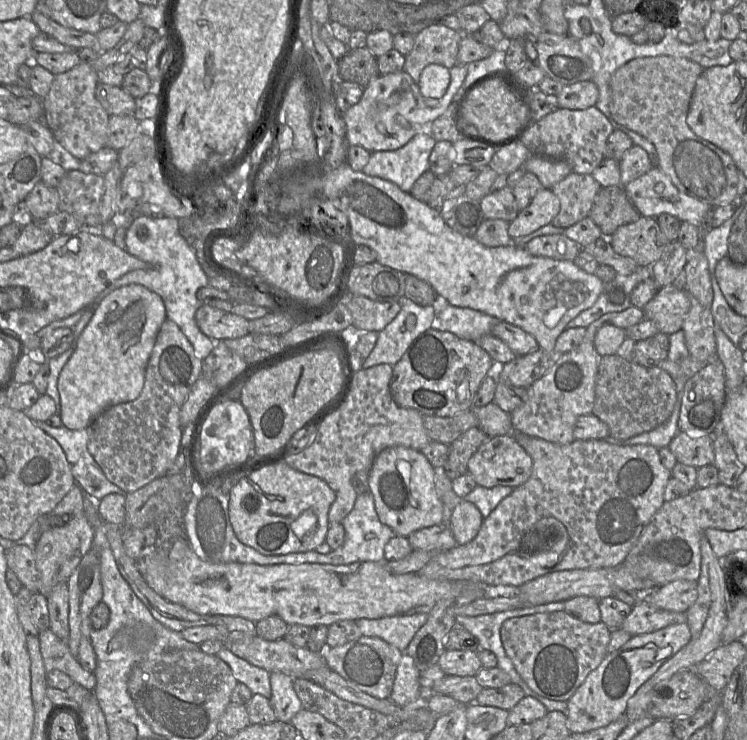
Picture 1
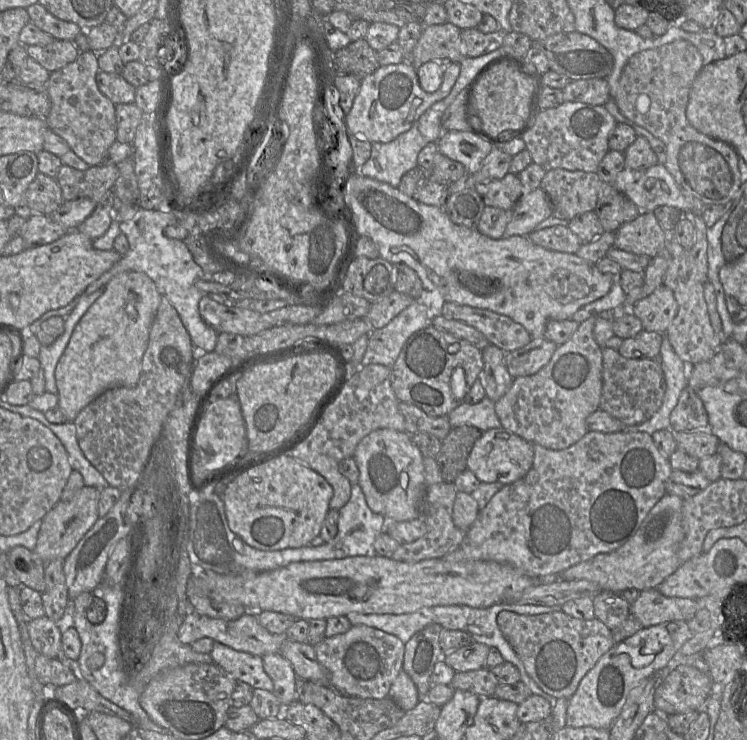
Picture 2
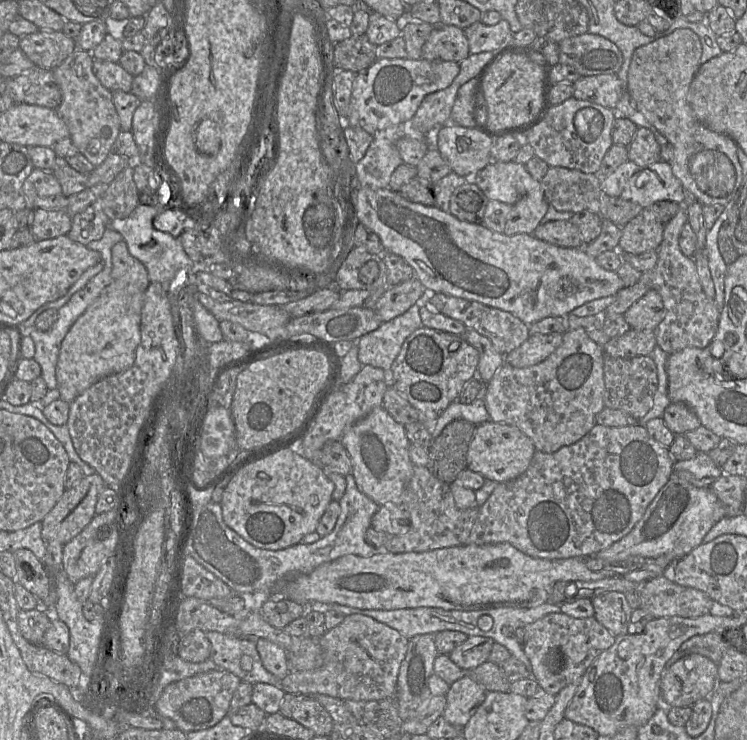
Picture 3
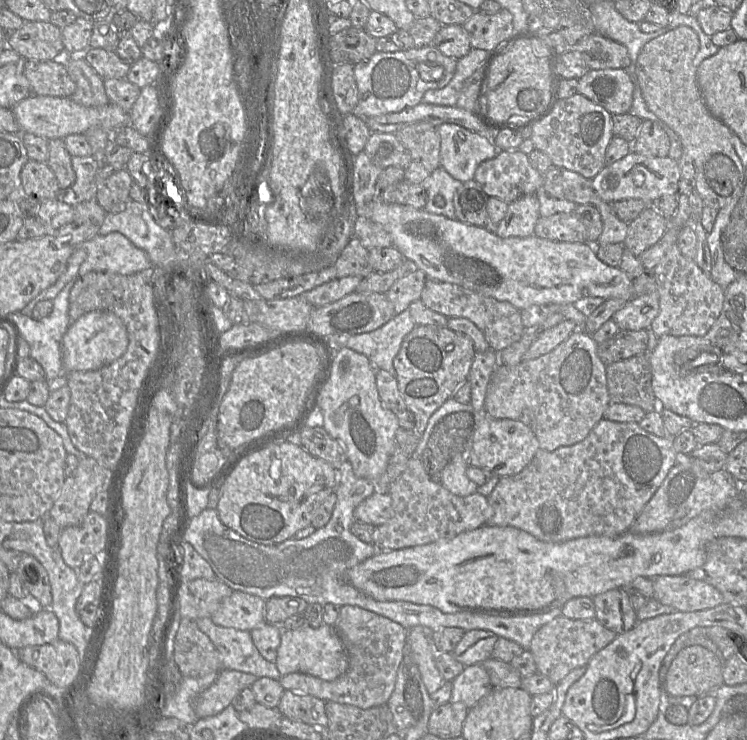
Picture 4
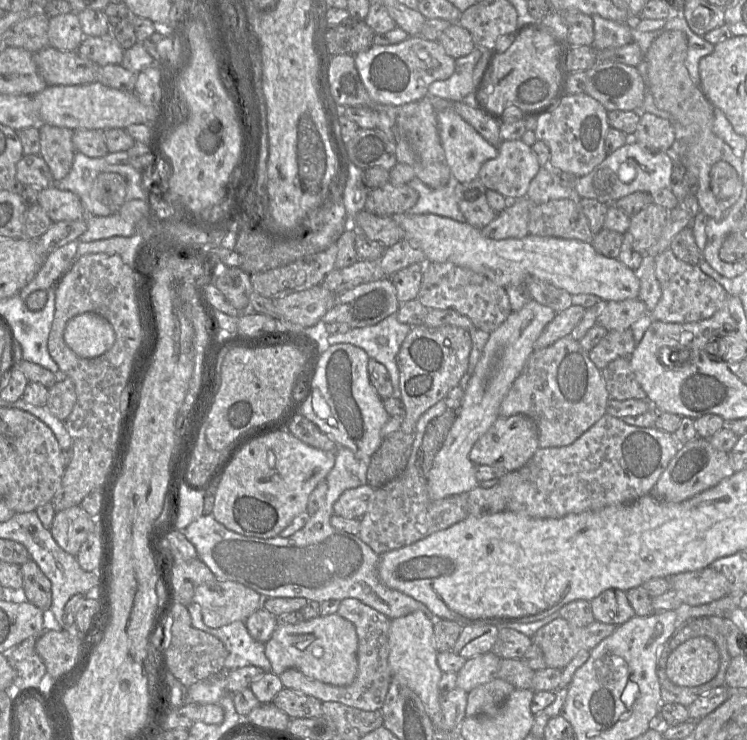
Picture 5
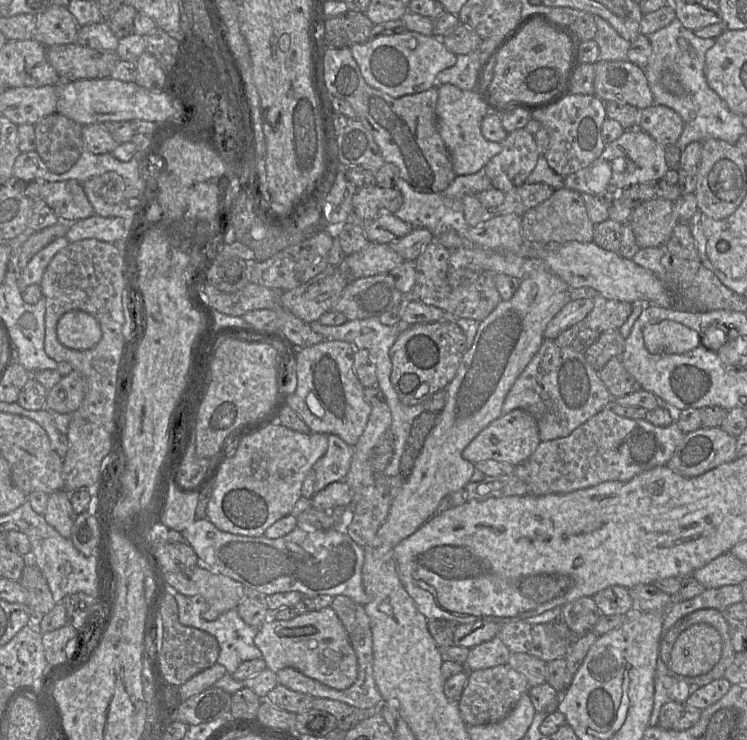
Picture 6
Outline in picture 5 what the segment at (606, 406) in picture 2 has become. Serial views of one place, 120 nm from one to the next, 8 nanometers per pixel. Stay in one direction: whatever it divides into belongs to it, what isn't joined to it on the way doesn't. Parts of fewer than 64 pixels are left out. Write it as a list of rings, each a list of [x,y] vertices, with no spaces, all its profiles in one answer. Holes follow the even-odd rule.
[[[629,357],[611,361],[601,370],[610,398],[616,400],[647,399],[630,365]]]

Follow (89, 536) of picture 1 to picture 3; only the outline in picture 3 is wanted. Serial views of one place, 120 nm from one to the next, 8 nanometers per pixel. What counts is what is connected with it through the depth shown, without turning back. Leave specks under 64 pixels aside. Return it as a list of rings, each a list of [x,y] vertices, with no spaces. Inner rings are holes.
[[[96,472],[83,476],[69,489],[42,520],[42,539],[45,543],[59,541],[65,545],[77,536],[96,515],[98,495],[106,486]]]

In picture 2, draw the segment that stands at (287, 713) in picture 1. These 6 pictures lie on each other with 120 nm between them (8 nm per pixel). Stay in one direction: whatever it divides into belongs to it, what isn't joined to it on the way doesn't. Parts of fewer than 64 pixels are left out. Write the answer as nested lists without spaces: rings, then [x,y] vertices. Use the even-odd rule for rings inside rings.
[[[280,653],[262,656],[263,668],[274,684],[274,695],[284,706],[298,700],[296,693],[297,676],[290,662]]]

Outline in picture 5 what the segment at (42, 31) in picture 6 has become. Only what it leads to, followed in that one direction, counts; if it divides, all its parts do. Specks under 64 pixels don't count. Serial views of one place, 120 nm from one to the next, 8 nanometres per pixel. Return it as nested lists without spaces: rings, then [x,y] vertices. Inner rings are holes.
[[[76,12],[50,17],[49,46],[62,51],[77,51],[84,37]]]

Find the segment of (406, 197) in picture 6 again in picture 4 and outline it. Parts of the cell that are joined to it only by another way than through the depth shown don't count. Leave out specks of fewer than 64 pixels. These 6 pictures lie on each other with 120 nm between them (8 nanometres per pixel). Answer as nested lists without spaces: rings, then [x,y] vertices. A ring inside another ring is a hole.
[[[443,167],[435,169],[421,186],[427,192],[427,202],[423,208],[426,212],[457,219],[453,199],[456,191],[463,185],[454,179]]]

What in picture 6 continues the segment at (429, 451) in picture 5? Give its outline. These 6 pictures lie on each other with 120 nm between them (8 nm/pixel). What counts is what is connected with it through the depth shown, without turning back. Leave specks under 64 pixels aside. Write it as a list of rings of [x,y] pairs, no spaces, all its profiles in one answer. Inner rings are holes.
[[[424,411],[413,421],[400,459],[401,476],[406,478],[411,473],[415,461],[423,448],[425,439],[438,422],[438,416],[439,413]]]

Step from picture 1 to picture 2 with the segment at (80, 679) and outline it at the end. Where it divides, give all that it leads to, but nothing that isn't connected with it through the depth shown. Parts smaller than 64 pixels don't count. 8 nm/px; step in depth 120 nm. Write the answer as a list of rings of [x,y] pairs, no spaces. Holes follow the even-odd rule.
[[[47,616],[31,619],[27,623],[27,628],[32,645],[38,653],[59,660],[70,668],[78,679],[84,679],[78,661],[66,657],[62,648],[62,633],[53,620]]]

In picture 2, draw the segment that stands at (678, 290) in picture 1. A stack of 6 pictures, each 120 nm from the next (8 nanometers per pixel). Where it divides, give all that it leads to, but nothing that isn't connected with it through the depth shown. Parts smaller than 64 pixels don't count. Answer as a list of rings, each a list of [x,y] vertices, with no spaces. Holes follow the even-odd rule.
[[[664,285],[649,296],[636,302],[630,311],[638,317],[646,331],[665,334],[678,312],[678,303],[673,291]]]

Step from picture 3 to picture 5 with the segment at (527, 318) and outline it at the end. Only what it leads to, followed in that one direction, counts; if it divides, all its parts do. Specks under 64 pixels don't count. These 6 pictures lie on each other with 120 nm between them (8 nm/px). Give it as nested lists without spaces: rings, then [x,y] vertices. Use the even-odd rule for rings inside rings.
[[[405,213],[391,217],[404,230],[405,238],[403,240],[407,240],[412,247],[421,249],[427,262],[453,263],[481,274],[503,288],[523,286],[527,280],[539,279],[564,289],[571,295],[593,294],[598,296],[601,301],[624,301],[639,296],[640,282],[635,271],[625,266],[618,258],[607,258],[597,253],[590,242],[531,234],[523,238],[494,240],[482,235],[480,229],[472,227],[466,221],[458,222],[435,214]]]

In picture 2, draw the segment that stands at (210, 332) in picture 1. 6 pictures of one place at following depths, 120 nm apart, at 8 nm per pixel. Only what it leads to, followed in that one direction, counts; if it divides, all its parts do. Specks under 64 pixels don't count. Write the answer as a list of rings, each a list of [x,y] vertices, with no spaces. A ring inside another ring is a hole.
[[[203,295],[199,301],[199,313],[203,321],[219,333],[250,336],[273,327],[269,313],[231,307],[220,304]]]

